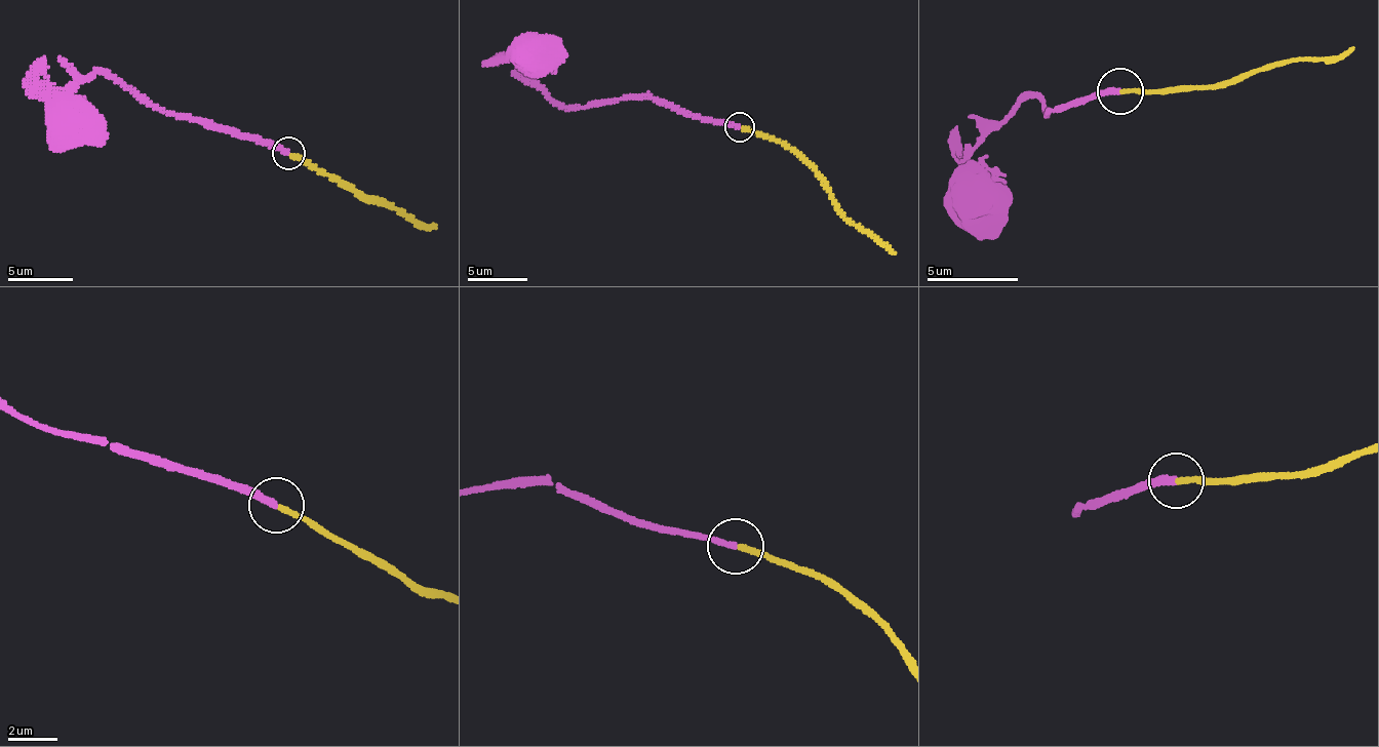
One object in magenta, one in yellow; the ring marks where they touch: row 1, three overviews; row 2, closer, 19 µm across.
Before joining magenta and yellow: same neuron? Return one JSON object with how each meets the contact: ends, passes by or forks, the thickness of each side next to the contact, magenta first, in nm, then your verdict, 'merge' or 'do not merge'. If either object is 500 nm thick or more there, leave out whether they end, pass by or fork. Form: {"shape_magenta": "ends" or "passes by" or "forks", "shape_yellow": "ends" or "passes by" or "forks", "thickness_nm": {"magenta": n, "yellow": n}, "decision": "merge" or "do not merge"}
{"shape_magenta": "ends", "shape_yellow": "ends", "thickness_nm": {"magenta": 260, "yellow": 240}, "decision": "merge"}

